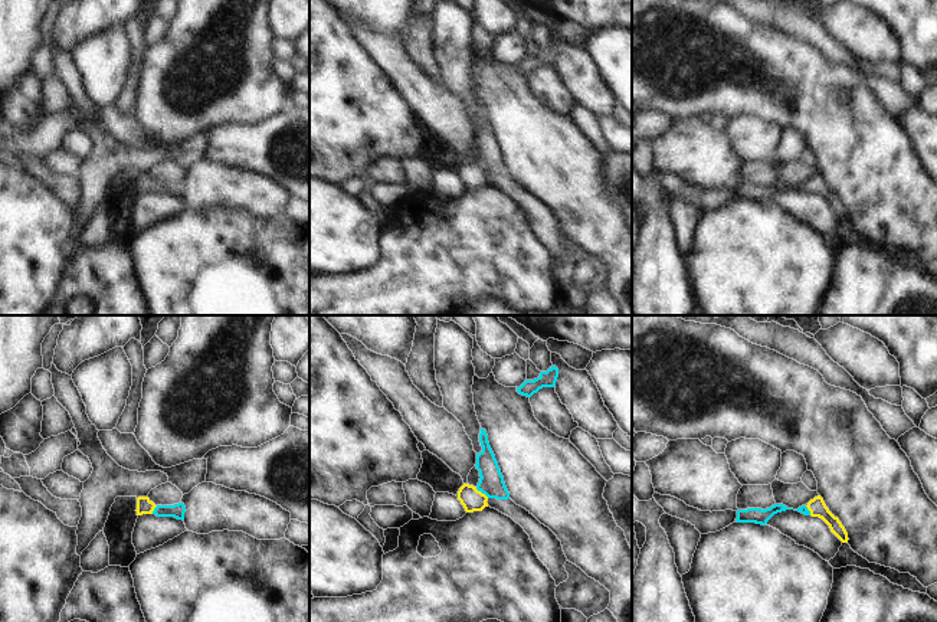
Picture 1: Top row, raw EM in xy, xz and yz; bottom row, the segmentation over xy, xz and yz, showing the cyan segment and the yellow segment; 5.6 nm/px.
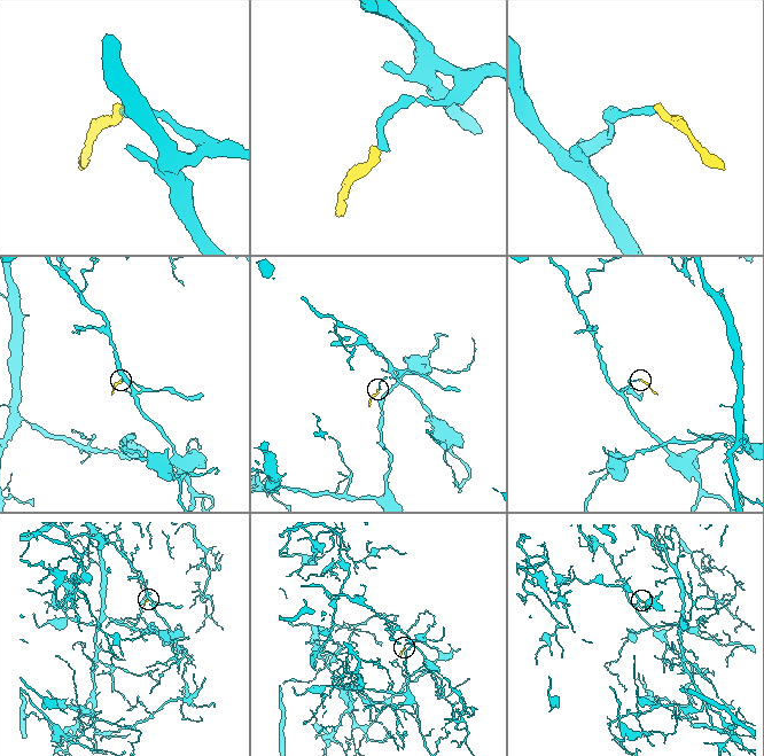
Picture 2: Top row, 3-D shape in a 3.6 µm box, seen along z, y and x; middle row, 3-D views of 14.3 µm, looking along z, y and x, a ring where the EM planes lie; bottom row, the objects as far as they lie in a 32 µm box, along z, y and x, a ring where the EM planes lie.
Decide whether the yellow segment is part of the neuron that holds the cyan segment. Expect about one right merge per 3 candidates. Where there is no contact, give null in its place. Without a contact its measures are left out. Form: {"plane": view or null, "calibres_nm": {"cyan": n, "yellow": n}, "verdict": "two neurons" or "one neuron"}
{"plane": "xz", "calibres_nm": {"cyan": 140, "yellow": 130}, "verdict": "one neuron"}

